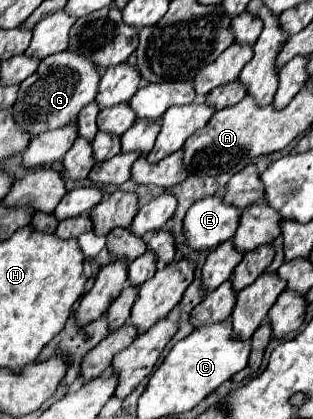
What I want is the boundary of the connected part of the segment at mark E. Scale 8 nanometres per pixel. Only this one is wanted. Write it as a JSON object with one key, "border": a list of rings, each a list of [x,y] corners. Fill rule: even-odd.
{"border":[[[210,196],[198,200],[188,210],[182,226],[188,248],[196,252],[214,250],[234,236],[234,230],[238,228],[238,218],[240,210],[226,206],[222,198]]]}

